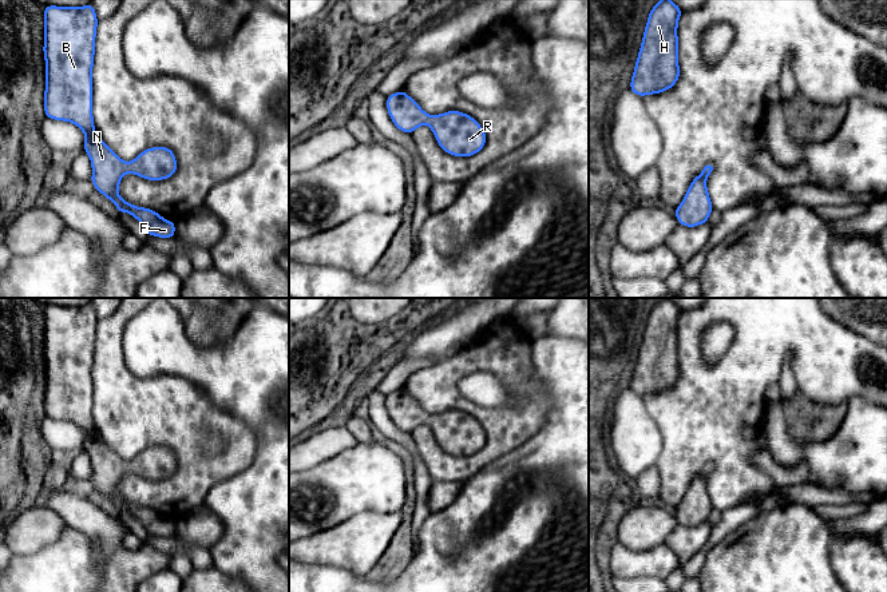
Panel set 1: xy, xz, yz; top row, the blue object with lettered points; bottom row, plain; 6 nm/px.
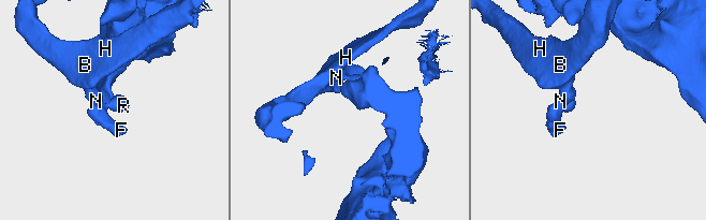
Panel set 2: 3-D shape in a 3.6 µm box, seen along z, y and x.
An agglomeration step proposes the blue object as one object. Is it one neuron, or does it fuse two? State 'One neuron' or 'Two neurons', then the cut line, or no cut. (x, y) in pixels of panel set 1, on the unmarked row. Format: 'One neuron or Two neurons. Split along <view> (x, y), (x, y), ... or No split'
One neuron. No split

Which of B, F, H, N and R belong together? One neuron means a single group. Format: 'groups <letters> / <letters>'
groups B F H N R

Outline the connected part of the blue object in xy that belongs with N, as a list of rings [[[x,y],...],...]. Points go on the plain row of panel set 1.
[[[94,305],[44,309],[45,416],[76,424],[86,434],[83,449],[92,465],[91,481],[119,509],[136,517],[149,535],[173,537],[175,523],[157,510],[130,504],[118,494],[124,473],[163,480],[177,470],[169,446],[151,446],[130,462],[123,461],[95,432],[92,417],[92,365],[98,318]]]

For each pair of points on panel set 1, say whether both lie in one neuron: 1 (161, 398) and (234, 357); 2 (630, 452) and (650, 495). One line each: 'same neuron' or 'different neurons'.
1: different neurons
2: different neurons

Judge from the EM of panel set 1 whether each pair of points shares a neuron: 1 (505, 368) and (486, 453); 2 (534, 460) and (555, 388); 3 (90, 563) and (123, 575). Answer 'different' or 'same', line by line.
1: same
2: same
3: same

